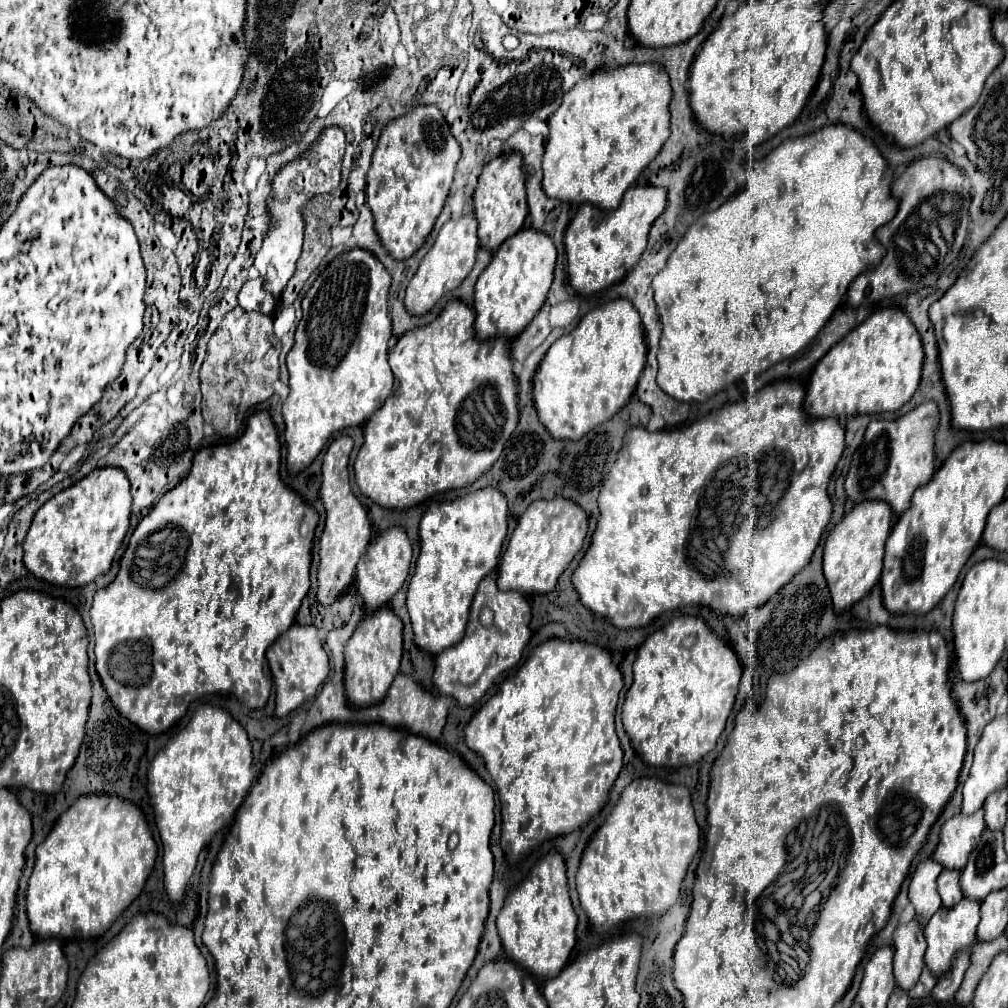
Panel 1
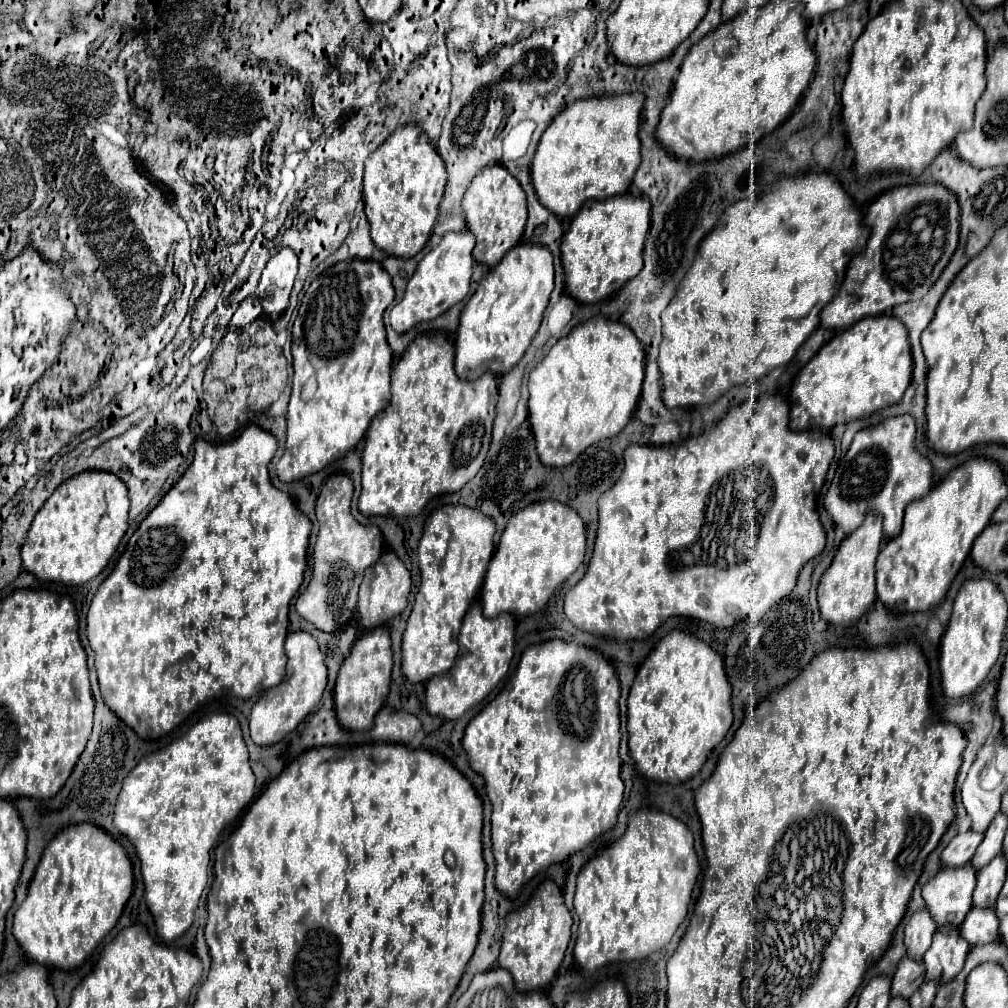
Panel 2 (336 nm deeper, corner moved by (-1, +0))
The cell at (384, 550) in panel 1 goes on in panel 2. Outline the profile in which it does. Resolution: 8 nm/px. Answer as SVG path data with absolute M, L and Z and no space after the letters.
M384 552L380 560L372 566L366 568L364 580L360 584L360 598L358 598L358 612L360 612L360 622L364 628L376 628L380 624L392 622L402 610L408 606L408 594L410 594L412 582L410 582L410 572L404 566L404 562L392 552Z

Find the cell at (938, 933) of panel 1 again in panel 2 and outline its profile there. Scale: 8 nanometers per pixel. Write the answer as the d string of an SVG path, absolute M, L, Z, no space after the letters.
M940 928L934 936L932 946L924 954L924 966L926 966L926 980L936 982L948 982L952 980L964 966L964 960L968 956L968 942L960 938L958 930Z

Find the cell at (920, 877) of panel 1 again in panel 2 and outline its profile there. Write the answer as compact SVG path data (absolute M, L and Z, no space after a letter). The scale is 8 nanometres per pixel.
M928 910L914 912L910 922L904 928L904 944L906 952L914 960L922 960L924 952L932 944L932 936L936 932L936 922L932 920Z

